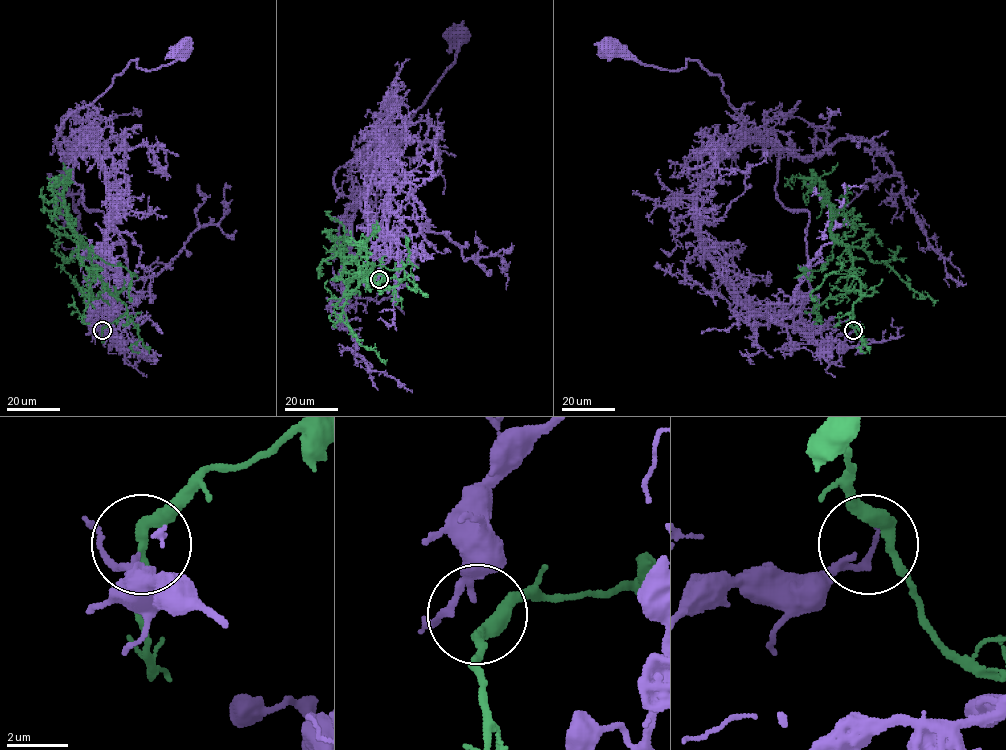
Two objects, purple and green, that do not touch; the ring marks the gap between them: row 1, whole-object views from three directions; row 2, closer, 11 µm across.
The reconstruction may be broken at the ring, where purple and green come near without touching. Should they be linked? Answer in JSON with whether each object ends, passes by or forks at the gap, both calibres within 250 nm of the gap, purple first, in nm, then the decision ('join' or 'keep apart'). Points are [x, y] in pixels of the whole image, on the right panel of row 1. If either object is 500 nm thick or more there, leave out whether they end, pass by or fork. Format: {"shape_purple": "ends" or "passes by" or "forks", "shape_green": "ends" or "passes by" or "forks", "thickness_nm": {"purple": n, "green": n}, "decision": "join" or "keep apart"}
{"shape_purple": "passes by", "shape_green": "passes by", "thickness_nm": {"purple": 140, "green": 400}, "decision": "join"}

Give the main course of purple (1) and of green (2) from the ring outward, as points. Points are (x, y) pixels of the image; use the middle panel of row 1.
1: (379, 278), (391, 252), (377, 228), (406, 236), (374, 230), (333, 176), (393, 144), (453, 63), (459, 38)
2: (379, 281), (404, 279), (380, 287), (364, 277), (348, 295), (340, 318), (361, 345), (387, 360)

